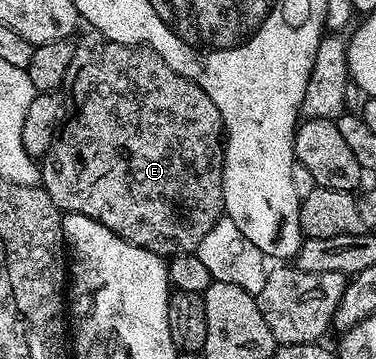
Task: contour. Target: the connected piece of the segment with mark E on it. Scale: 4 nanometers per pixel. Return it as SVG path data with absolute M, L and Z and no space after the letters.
M88 32L76 39L75 56L71 56L71 68L67 68L67 76L63 83L64 93L67 95L67 117L62 121L57 137L49 146L49 151L40 159L40 185L51 196L57 209L65 214L82 214L99 224L103 228L111 228L115 236L135 244L139 248L147 248L151 252L162 256L174 254L192 254L197 249L199 240L211 232L211 228L223 216L225 201L223 200L223 164L225 163L225 125L221 119L219 108L215 108L211 96L199 88L191 80L179 76L149 46L128 46L119 44L107 36L96 32Z

